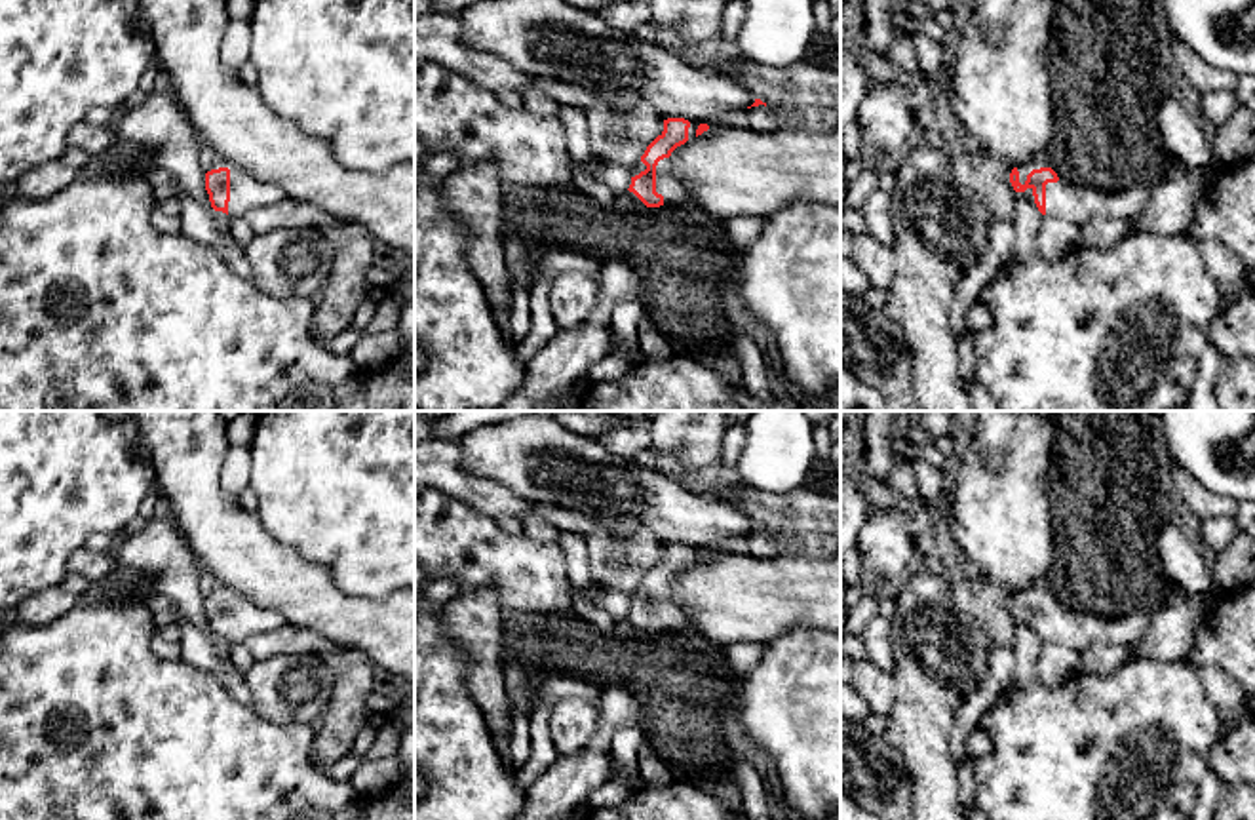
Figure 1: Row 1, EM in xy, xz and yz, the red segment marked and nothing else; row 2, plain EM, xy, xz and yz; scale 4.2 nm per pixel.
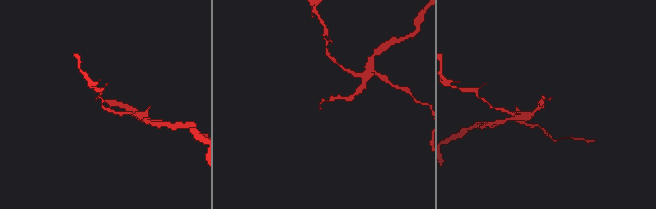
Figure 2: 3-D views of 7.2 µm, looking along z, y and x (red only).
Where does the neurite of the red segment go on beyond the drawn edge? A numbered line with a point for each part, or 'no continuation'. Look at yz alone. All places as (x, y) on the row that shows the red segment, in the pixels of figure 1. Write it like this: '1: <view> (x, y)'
1: yz (1035, 164)

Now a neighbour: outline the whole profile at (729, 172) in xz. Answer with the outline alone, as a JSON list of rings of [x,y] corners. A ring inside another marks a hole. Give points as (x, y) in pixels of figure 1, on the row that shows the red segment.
[[[719,122],[675,148],[669,158],[688,190],[690,204],[717,219],[743,215],[764,219],[799,200],[840,204],[840,126],[829,133],[802,129],[766,133]]]

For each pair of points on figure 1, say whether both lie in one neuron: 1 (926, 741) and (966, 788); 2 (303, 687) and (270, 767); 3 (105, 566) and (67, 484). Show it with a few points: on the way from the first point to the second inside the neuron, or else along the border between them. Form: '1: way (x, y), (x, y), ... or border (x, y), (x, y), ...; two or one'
1: border (957, 767), (957, 796), (961, 800); two
2: border (250, 704), (276, 723), (312, 725); two
3: border (84, 546), (69, 558), (67, 569); two

